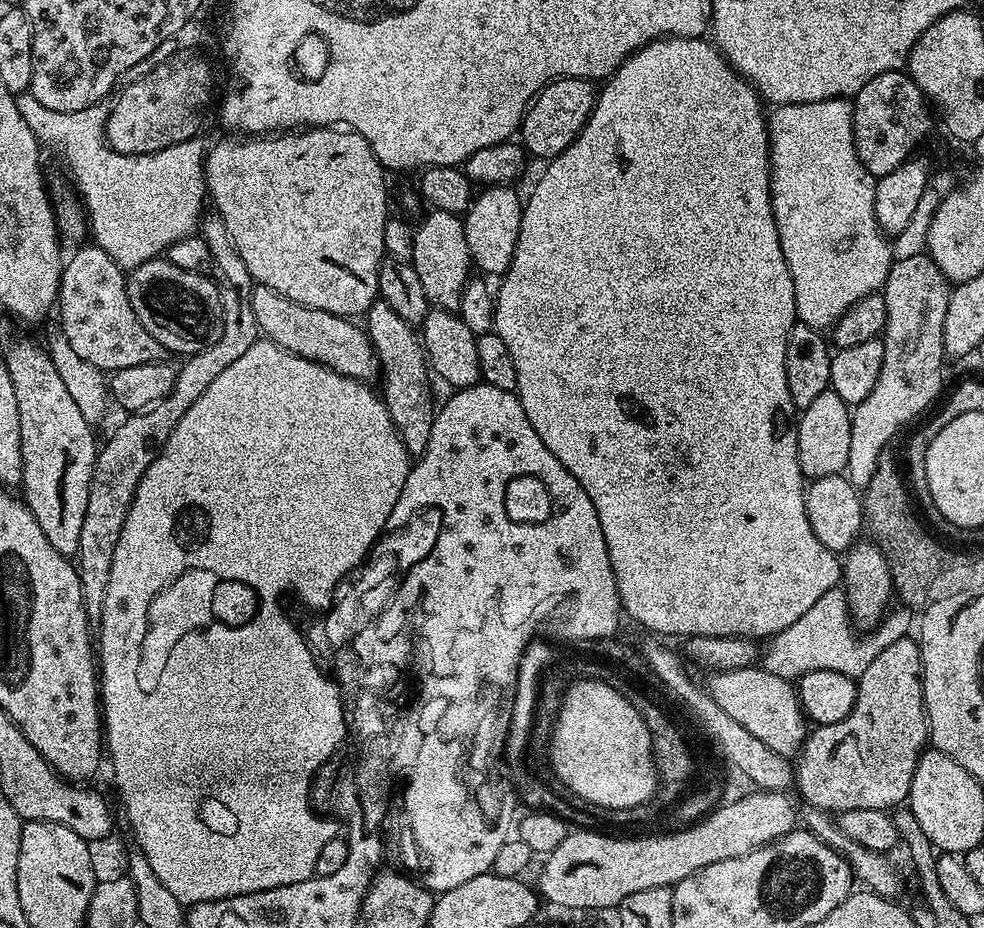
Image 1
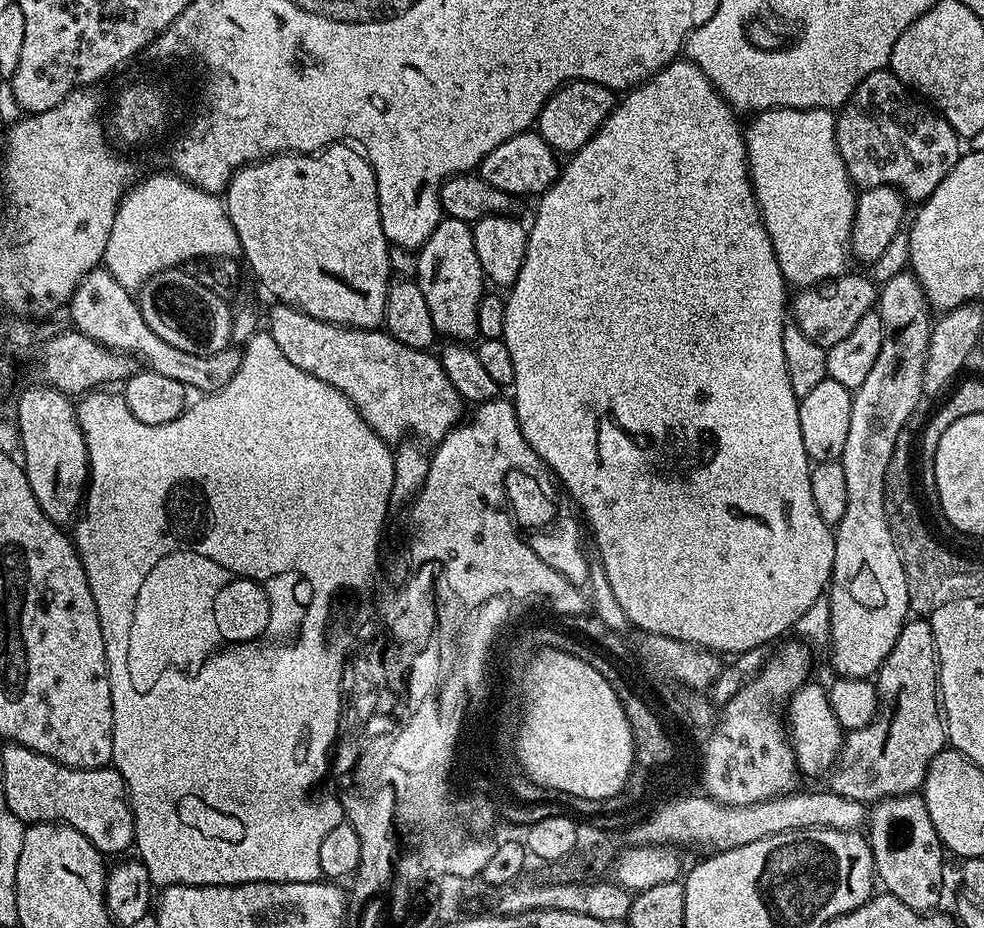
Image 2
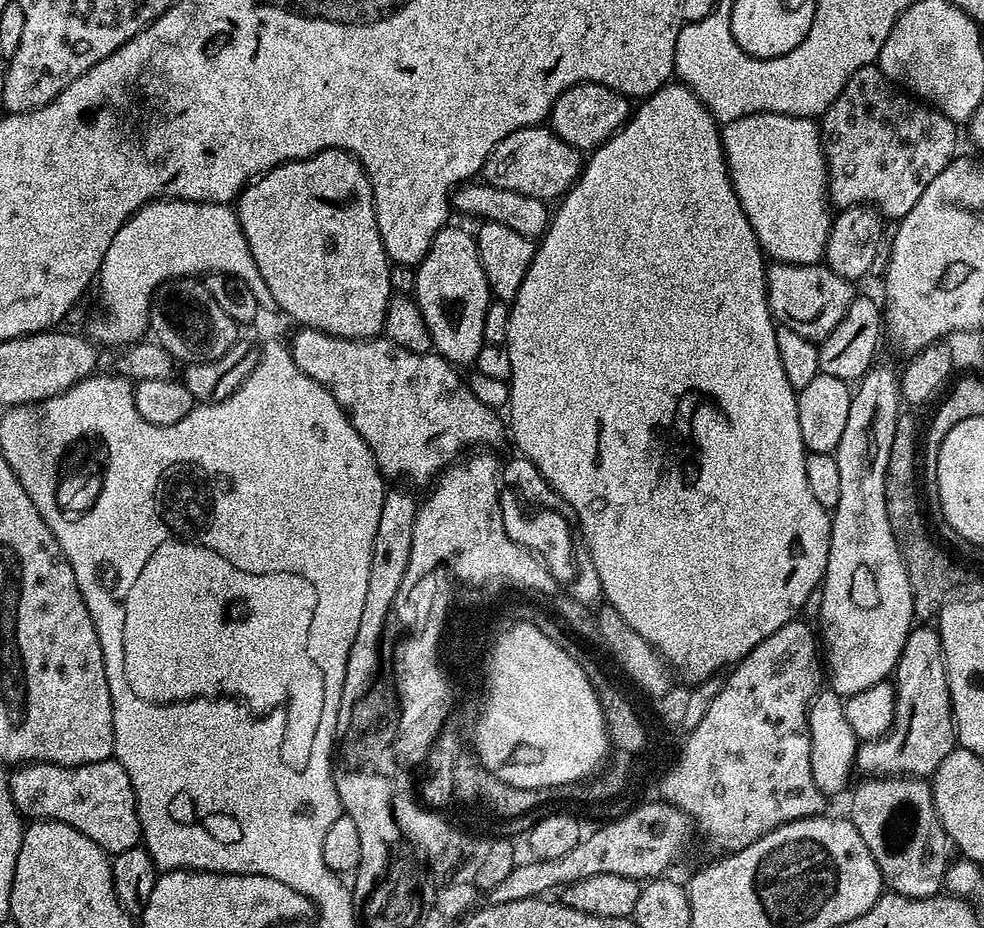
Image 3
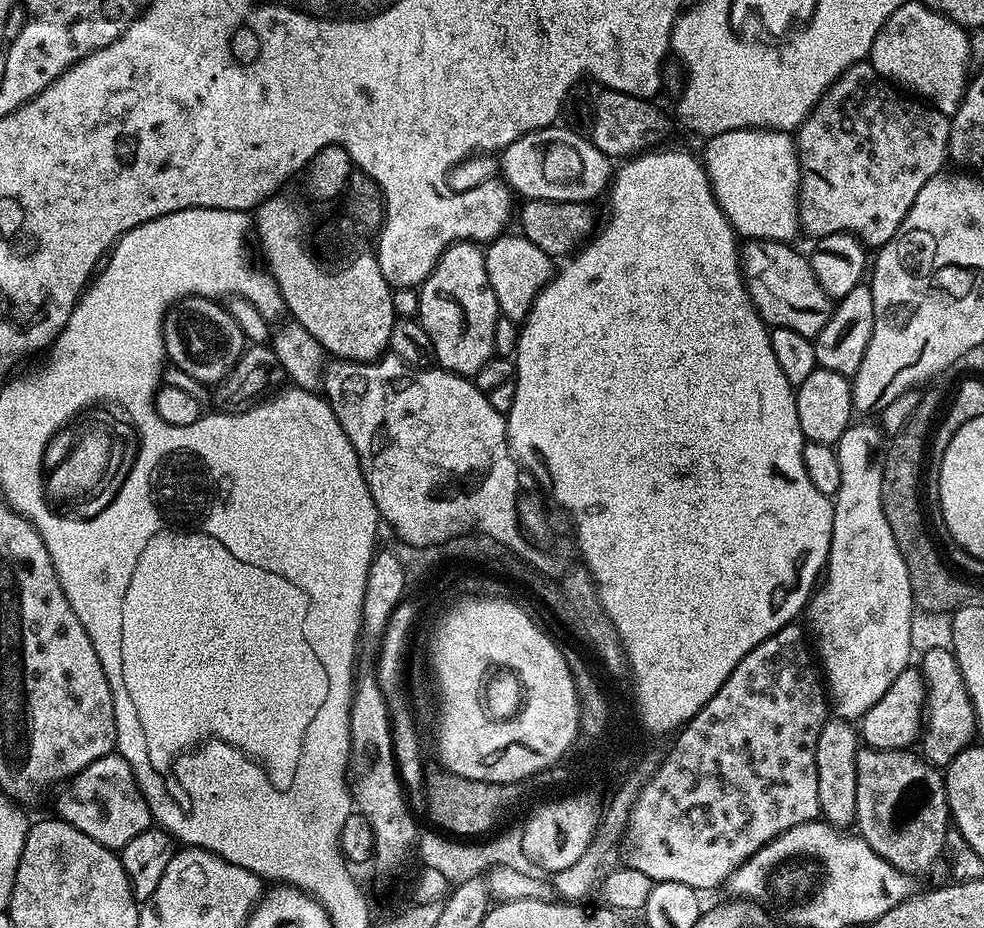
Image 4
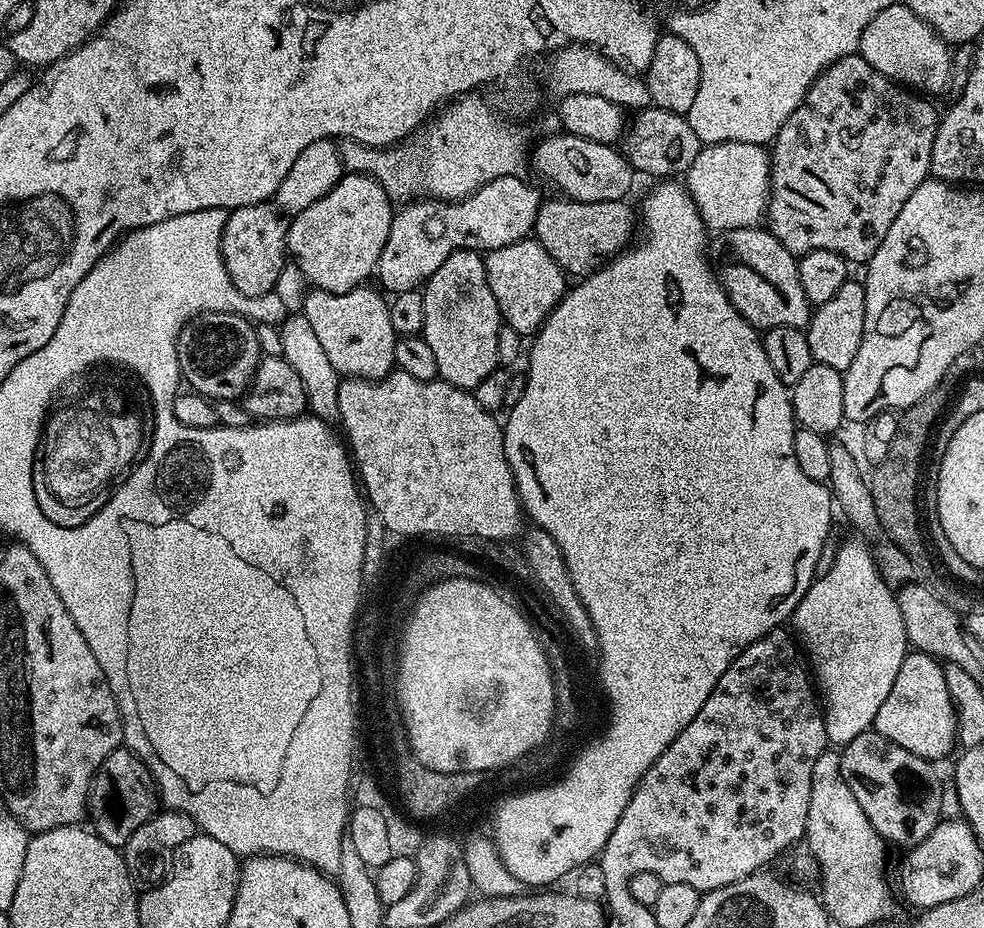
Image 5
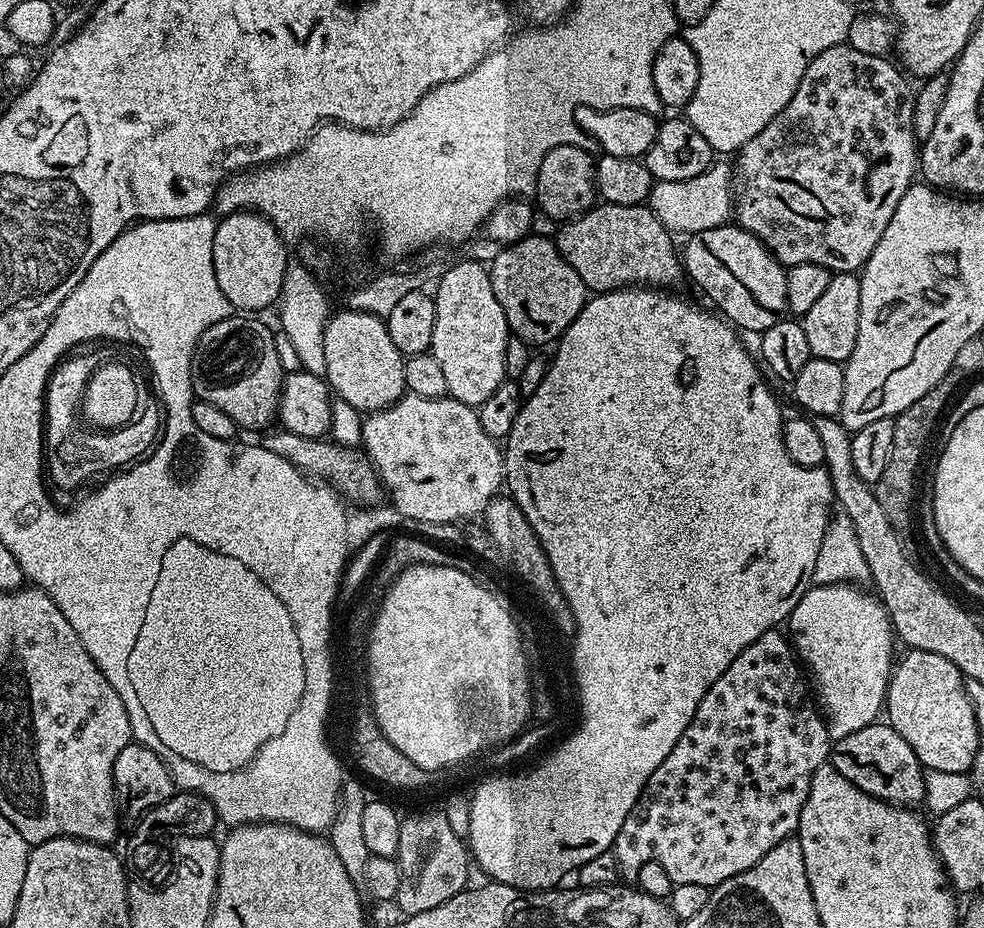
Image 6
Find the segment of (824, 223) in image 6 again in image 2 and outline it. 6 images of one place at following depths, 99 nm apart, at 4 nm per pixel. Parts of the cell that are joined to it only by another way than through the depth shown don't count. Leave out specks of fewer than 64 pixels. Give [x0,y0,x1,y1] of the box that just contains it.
[836,70,962,202]

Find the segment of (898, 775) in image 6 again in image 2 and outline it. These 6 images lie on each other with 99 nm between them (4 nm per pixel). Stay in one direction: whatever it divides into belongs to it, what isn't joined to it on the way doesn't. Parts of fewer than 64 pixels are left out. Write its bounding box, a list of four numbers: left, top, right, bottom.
[866,793,946,912]

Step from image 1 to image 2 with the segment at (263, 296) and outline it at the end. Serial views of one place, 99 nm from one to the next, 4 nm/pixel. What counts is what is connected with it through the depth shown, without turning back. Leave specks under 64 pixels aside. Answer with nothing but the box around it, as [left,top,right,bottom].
[268,302,466,442]

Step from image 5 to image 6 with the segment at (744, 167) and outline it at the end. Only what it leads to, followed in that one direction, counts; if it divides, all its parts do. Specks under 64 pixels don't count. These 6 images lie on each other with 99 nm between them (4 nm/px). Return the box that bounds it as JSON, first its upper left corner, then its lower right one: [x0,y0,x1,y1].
[646,162,734,234]

